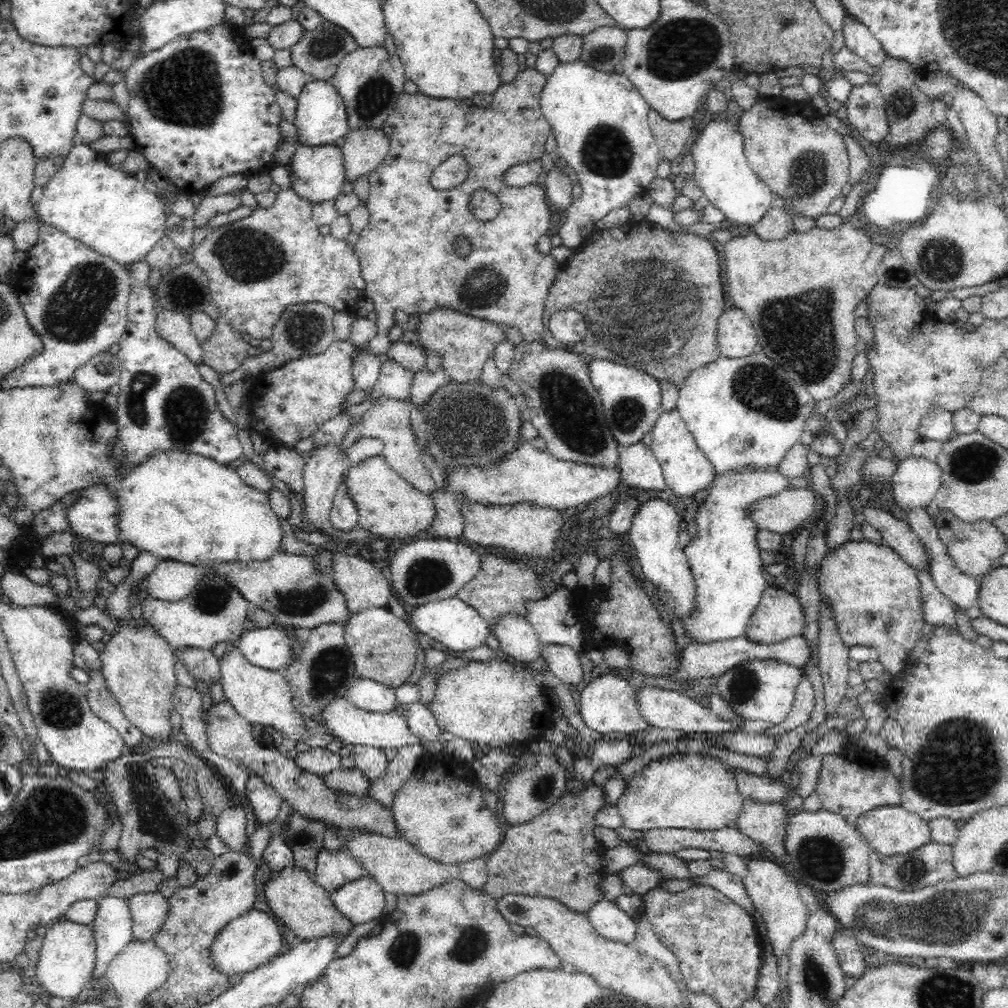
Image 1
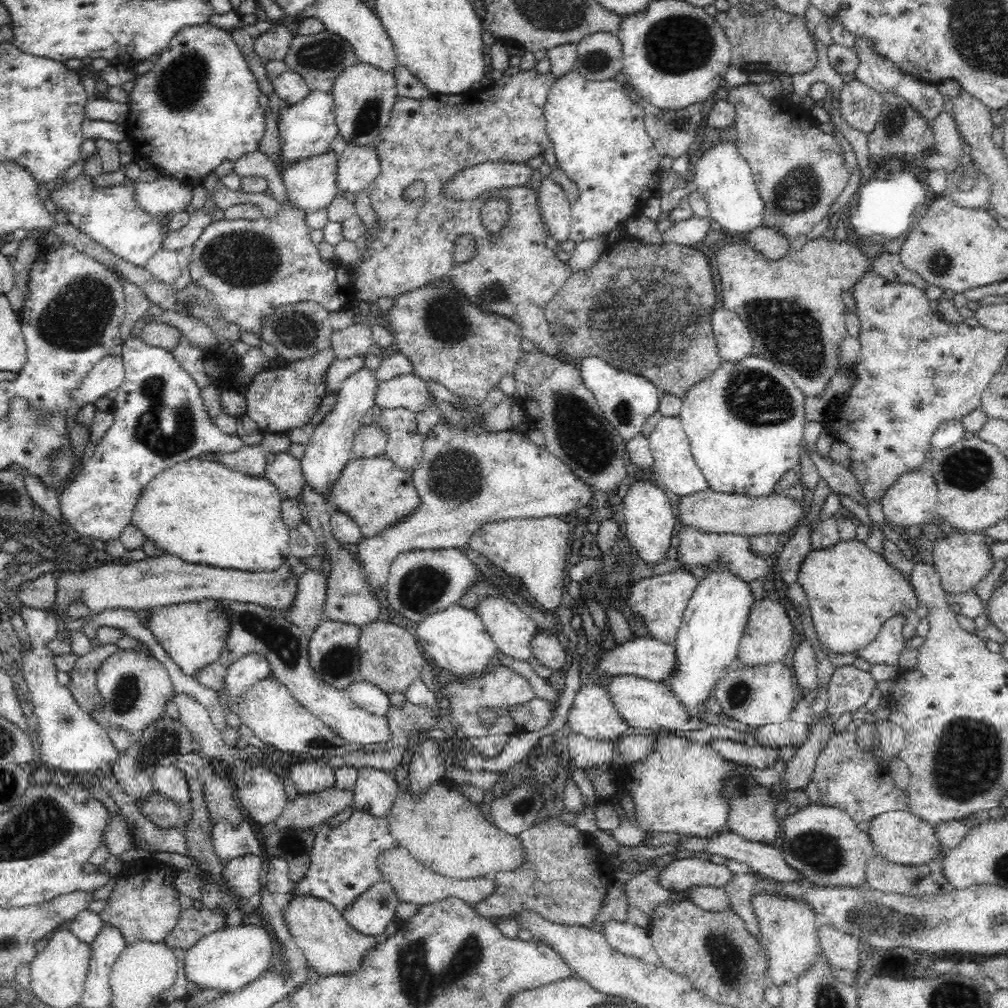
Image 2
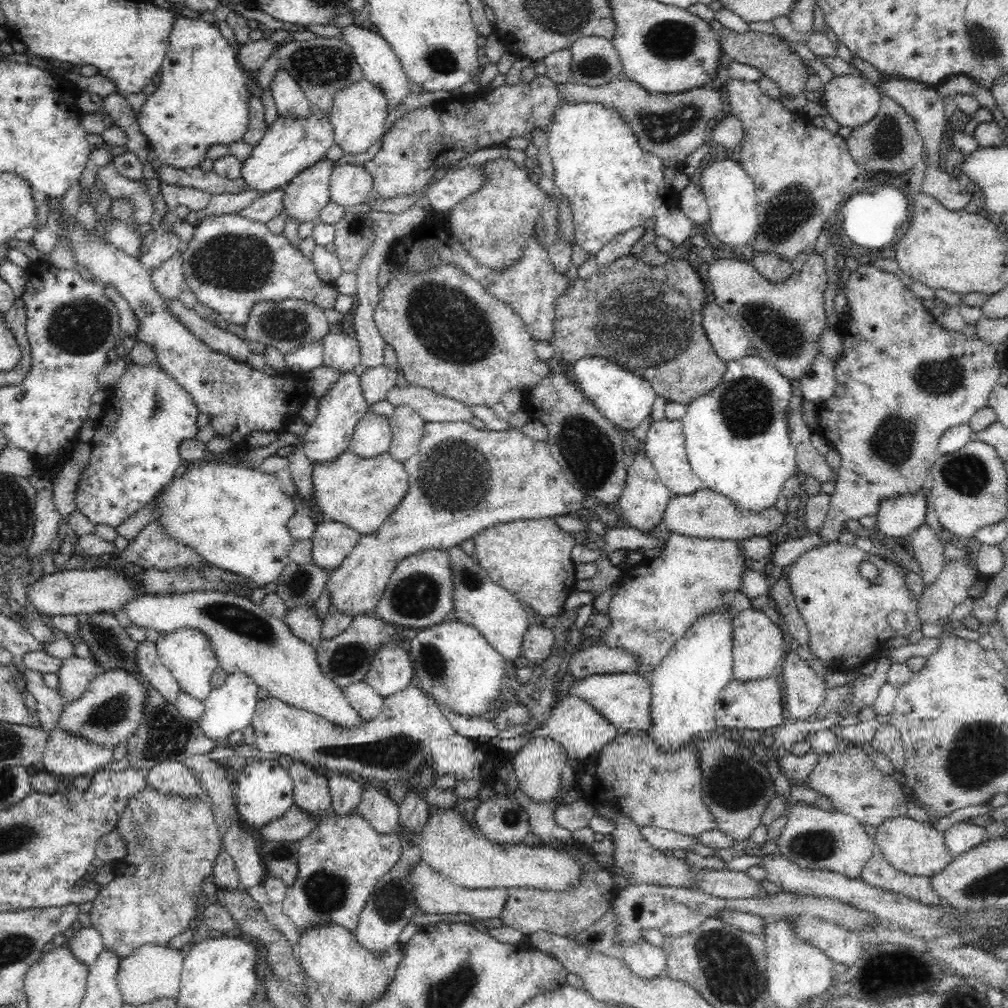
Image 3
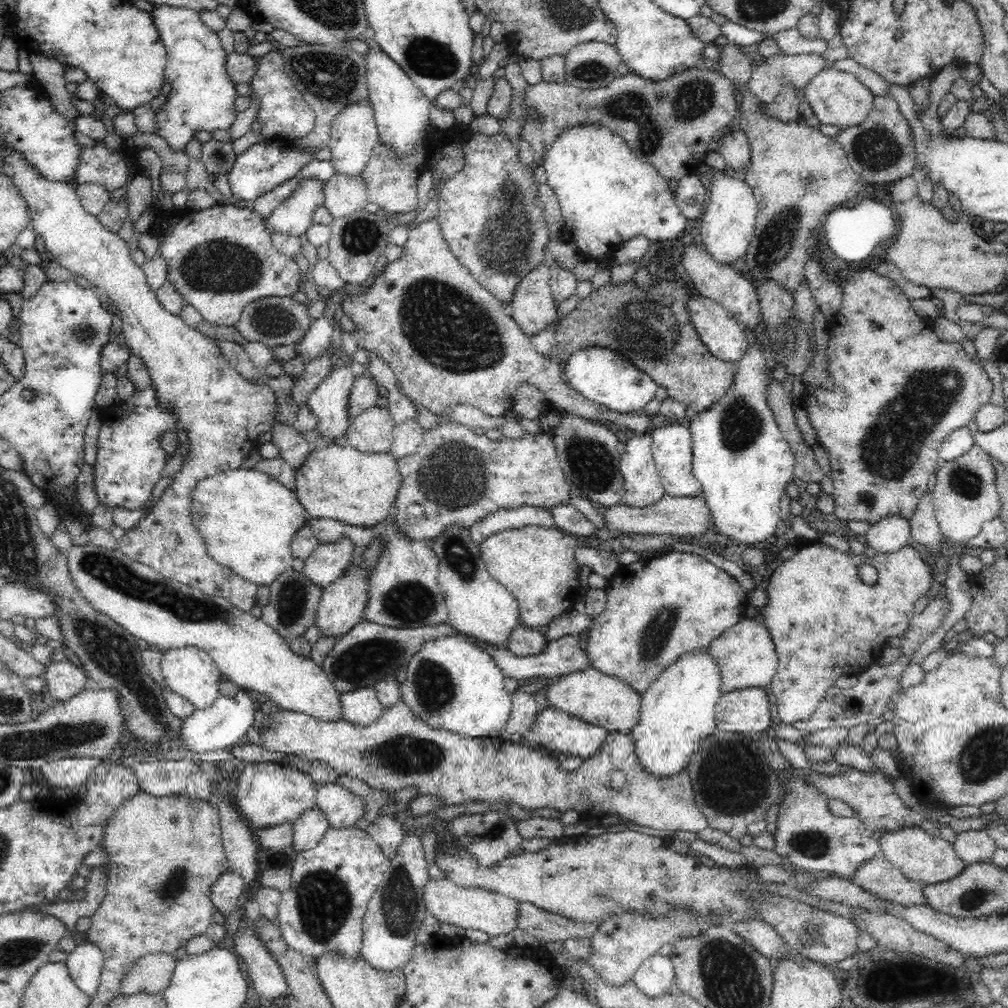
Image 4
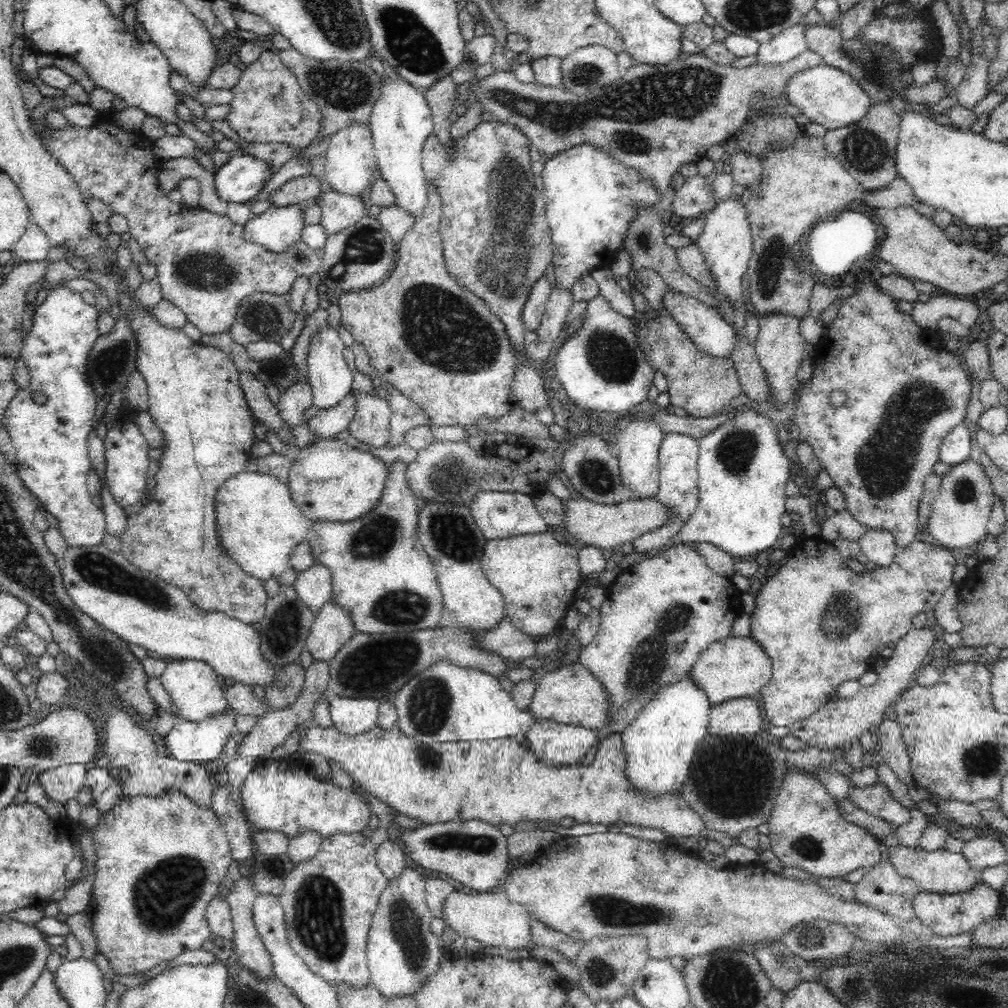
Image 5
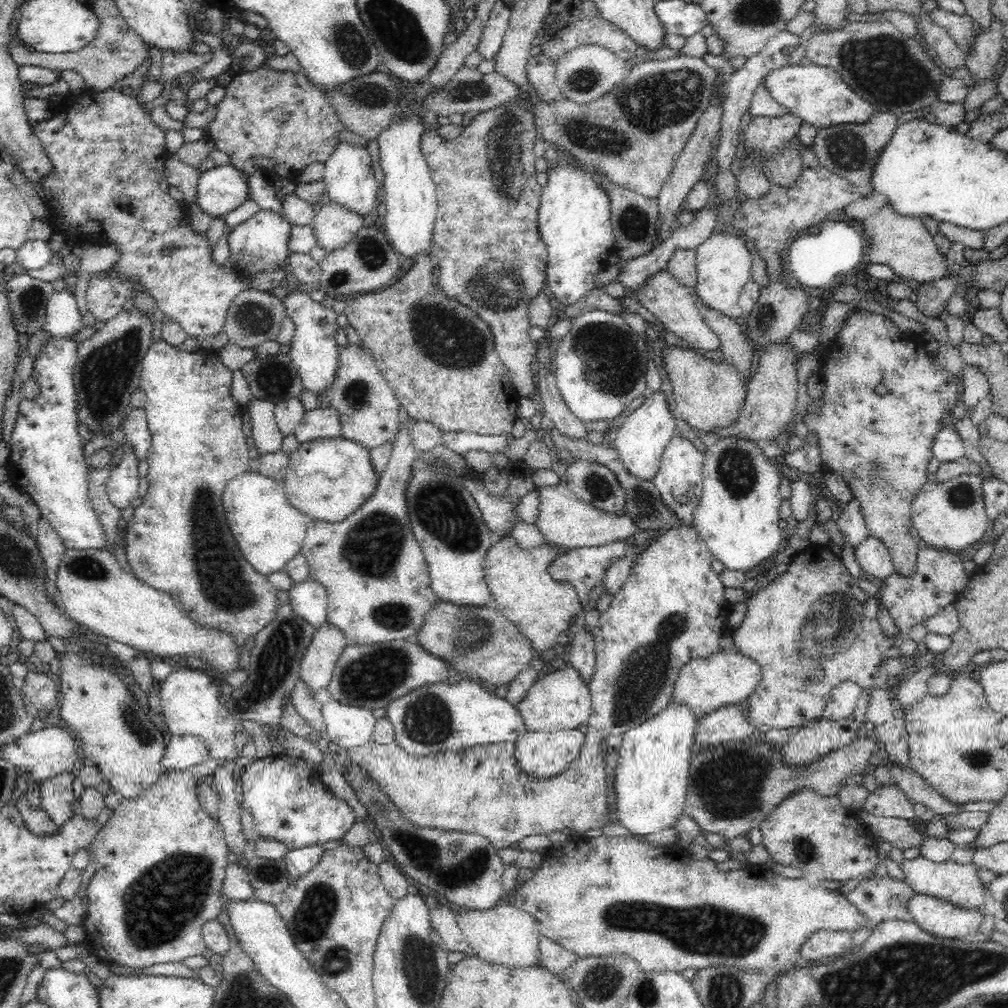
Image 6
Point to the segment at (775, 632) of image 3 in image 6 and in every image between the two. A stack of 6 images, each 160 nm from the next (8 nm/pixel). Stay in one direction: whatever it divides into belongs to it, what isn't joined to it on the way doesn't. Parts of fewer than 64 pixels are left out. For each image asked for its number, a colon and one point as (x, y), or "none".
4: (744, 653)
5: (732, 668)
6: (723, 679)

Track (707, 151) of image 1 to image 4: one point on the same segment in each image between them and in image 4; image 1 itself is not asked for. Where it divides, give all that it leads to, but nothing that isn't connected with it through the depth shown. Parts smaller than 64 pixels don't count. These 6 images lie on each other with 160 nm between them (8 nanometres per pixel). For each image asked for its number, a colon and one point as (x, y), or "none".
2: (723, 177)
3: (730, 193)
4: (728, 221)

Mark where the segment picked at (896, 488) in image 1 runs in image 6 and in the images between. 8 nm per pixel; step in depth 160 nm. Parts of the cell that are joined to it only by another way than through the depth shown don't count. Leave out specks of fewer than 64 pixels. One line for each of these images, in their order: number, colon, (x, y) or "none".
2: (911, 500)
3: (899, 517)
4: (888, 535)
5: (877, 545)
6: (872, 556)

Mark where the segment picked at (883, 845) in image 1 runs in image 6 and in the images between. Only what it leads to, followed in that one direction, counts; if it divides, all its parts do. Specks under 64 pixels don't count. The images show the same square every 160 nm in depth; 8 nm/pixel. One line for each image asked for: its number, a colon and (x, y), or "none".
2: (900, 837)
3: (912, 847)
4: (922, 857)
5: (940, 872)
6: (958, 884)

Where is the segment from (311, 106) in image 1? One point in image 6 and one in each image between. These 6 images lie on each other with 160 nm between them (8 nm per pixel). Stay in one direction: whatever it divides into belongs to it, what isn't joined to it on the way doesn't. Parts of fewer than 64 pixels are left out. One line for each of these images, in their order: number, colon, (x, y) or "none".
2: (306, 129)
3: (290, 145)
4: (260, 168)
5: (239, 179)
6: (220, 189)

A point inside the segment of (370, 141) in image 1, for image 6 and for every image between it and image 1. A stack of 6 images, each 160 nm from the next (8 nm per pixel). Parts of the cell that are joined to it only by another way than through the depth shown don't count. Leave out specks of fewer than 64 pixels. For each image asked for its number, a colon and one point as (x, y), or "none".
2: (358, 166)
3: (349, 185)
4: (343, 196)
5: (338, 211)
6: (334, 226)

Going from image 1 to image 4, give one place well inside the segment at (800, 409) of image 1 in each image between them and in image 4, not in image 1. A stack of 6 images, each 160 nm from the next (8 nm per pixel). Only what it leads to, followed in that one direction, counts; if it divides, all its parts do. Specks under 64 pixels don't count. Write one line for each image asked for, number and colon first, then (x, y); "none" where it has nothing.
2: (744, 423)
3: (736, 437)
4: (743, 463)

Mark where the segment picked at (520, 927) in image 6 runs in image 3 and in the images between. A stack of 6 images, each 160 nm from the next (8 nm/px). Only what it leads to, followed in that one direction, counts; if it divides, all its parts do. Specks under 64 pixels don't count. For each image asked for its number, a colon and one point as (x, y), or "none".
3: (435, 894)
4: (480, 909)
5: (492, 919)

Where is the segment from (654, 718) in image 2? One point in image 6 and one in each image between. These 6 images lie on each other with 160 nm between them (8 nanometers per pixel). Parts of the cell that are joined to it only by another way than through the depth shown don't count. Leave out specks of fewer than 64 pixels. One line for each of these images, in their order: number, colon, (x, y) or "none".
3: (623, 699)
4: (604, 701)
5: (570, 696)
6: (560, 700)

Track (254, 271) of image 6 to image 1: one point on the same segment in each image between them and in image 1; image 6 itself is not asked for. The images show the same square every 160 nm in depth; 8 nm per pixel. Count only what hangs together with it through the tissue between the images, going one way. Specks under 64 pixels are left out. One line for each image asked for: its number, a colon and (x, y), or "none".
1: (317, 173)
2: (310, 183)
3: (305, 196)
4: (294, 216)
5: (277, 229)

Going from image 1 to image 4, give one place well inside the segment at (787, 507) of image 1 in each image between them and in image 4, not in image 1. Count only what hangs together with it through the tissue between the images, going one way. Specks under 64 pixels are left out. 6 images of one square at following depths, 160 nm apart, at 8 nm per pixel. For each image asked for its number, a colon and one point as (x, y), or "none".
2: (708, 511)
3: (706, 514)
4: (675, 516)

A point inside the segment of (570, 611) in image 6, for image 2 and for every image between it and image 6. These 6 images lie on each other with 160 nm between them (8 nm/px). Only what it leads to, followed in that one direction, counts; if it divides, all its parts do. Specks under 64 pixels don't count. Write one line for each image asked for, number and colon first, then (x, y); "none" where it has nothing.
2: (533, 551)
3: (530, 558)
4: (537, 565)
5: (537, 576)

